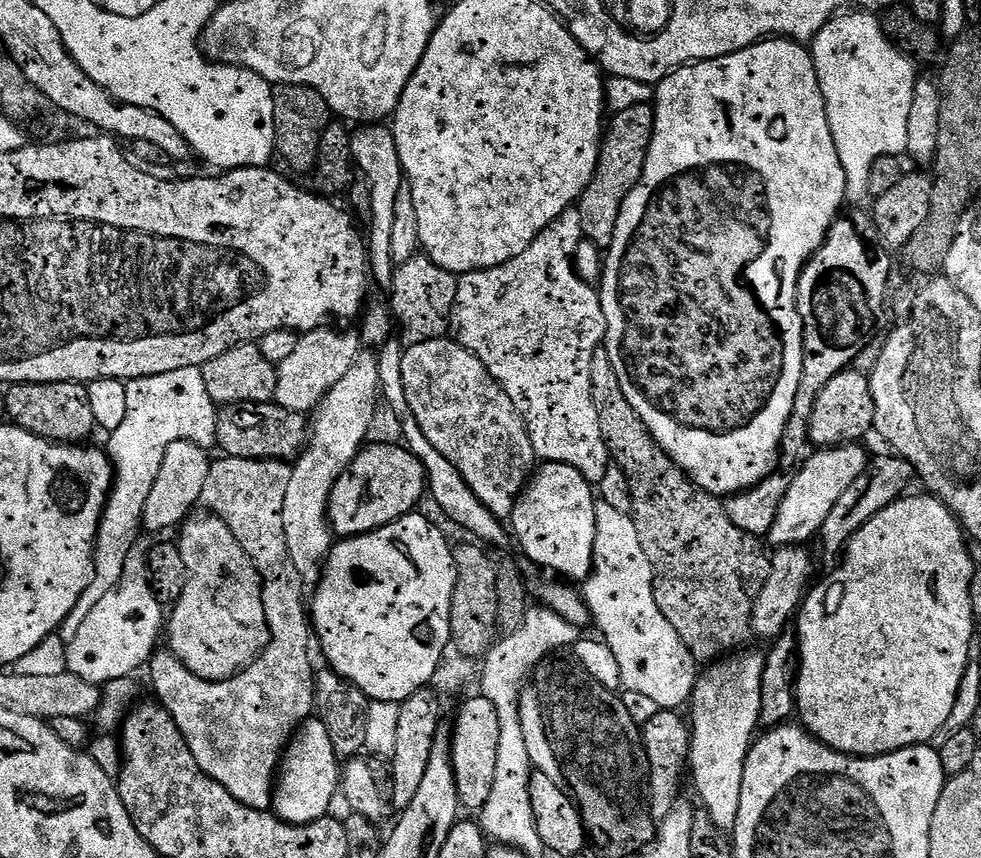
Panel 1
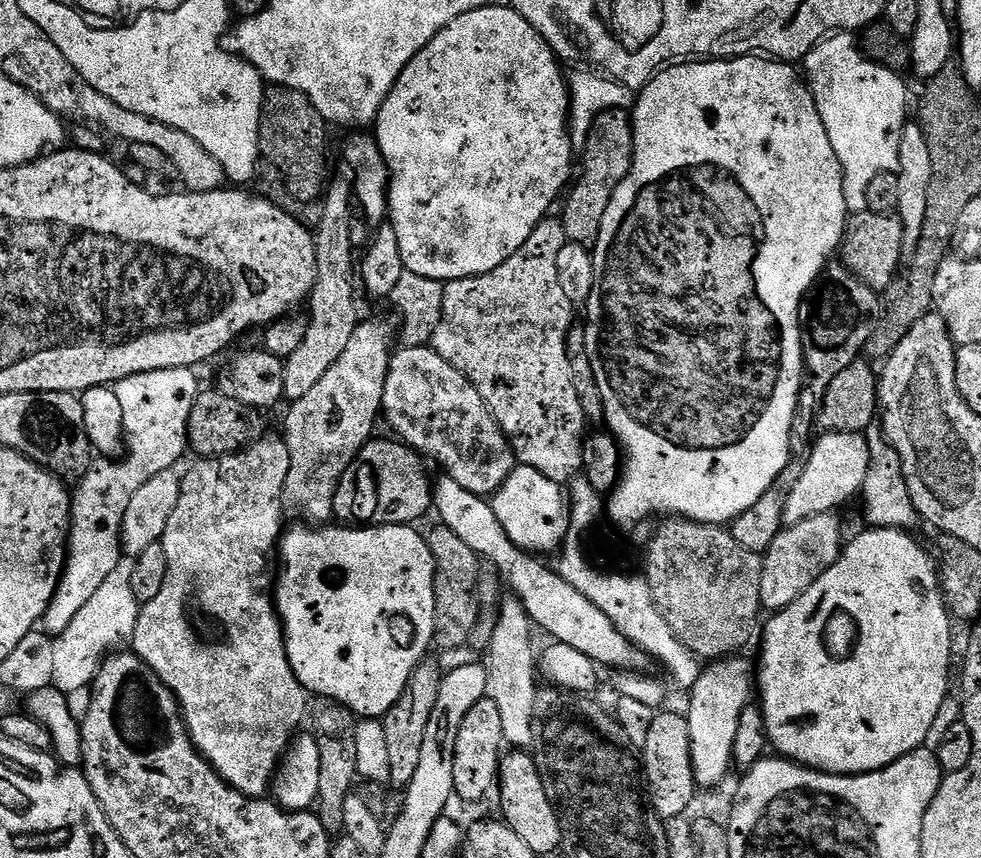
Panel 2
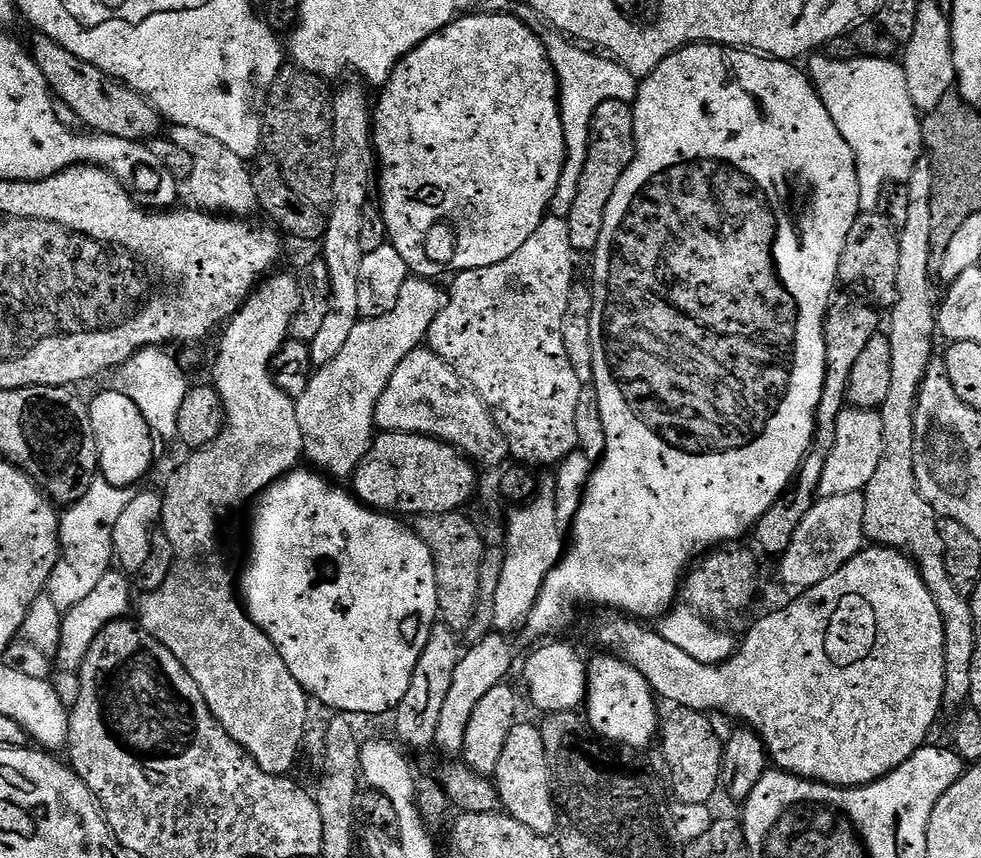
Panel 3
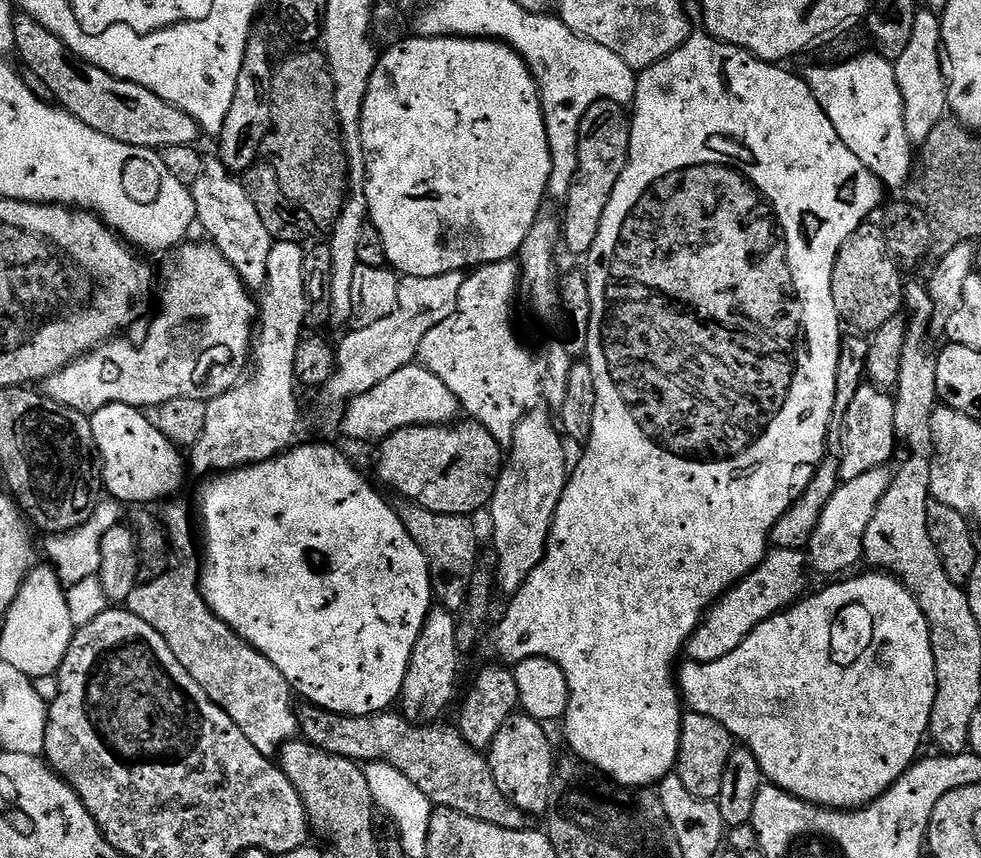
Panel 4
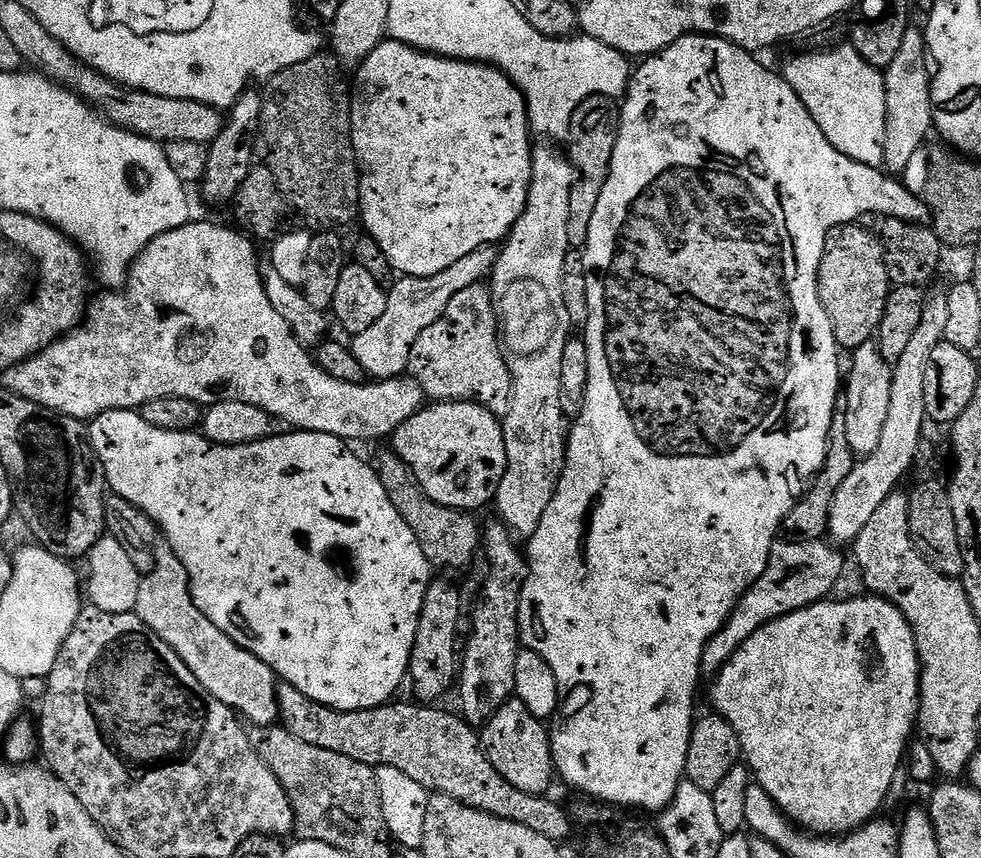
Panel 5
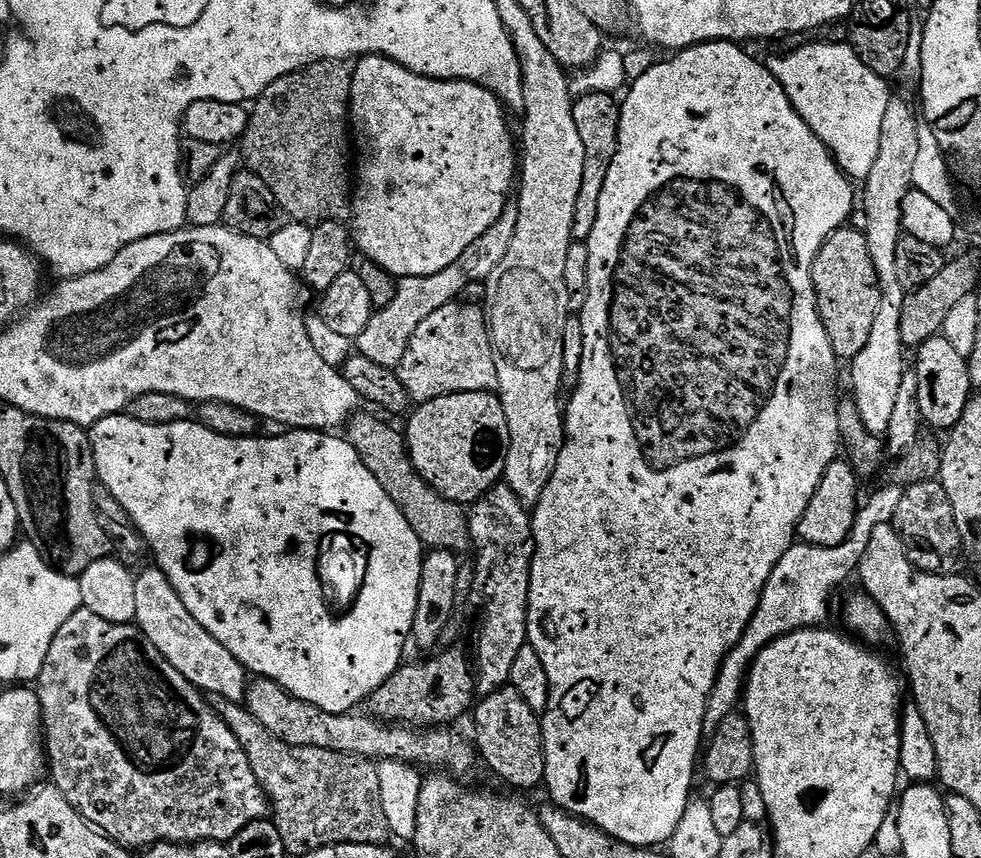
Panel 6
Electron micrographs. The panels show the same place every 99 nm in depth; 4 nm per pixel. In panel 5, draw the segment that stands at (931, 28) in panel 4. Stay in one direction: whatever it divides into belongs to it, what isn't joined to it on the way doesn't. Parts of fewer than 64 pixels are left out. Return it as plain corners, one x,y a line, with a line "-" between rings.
909,27
906,38
902,38
902,50
898,50
894,62
883,69
886,86
886,110
888,111
888,155
886,168
889,173
903,174
915,156
921,155
928,131
933,131
932,82
928,42
923,31

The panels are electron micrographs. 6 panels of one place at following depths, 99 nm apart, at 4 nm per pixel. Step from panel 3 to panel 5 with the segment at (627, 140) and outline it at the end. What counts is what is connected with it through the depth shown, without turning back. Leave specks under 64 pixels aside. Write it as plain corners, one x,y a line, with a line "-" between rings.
592,96
586,102
582,102
582,106
578,106
566,141
566,155
572,161
576,174
576,181
572,183
570,190
570,214
566,217
569,249
583,249
588,242
590,222
596,220
598,198
604,196
604,187
610,174
614,146
618,142
619,133
620,109
613,97

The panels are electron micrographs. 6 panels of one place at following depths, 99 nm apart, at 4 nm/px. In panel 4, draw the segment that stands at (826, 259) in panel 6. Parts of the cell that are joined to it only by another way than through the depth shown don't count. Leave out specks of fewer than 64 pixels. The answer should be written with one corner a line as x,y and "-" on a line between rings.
865,222
861,224
858,230
854,230
854,234
850,234
850,238
846,238
846,242
841,246
838,258
834,262
834,274
832,275
834,306
838,310
840,319
847,327
848,324
852,327
849,329
855,330
860,334
876,332
878,326
890,322
890,318
901,315
904,308
904,286
906,280
905,277
900,277
901,265
896,257
893,256
891,250
888,249
883,227
879,223
872,223

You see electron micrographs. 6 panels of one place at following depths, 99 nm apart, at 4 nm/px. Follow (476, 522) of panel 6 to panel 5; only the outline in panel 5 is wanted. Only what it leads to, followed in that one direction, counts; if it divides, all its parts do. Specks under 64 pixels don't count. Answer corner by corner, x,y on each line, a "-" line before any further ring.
495,522
482,532
482,556
488,559
488,572
483,588
474,605
472,629
460,656
458,694
460,715
473,728
487,724
489,718
515,695
515,663
520,651
518,606
528,561
525,553
516,549
517,537
502,522

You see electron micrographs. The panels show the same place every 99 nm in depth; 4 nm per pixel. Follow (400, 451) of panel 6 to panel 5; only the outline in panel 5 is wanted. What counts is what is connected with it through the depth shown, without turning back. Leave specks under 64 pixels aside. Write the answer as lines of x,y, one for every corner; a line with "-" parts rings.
385,450
377,460
374,460
374,467
380,475
382,486
386,486
390,502
394,502
394,510
398,510
406,526
414,530
414,538
418,538
418,546
422,546
422,554
426,554
433,569
464,568
478,556
482,548
482,528
481,525
476,525
475,515
453,508
443,508
434,503
417,486
412,473
391,450

